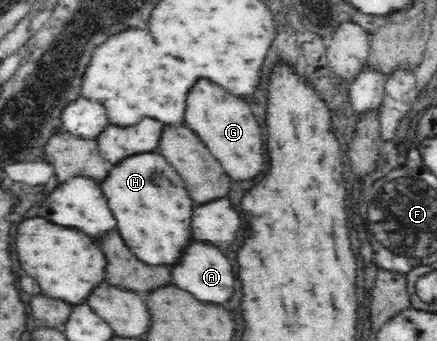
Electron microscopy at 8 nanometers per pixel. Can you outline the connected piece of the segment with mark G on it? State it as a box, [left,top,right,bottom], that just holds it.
[186,80,266,180]

